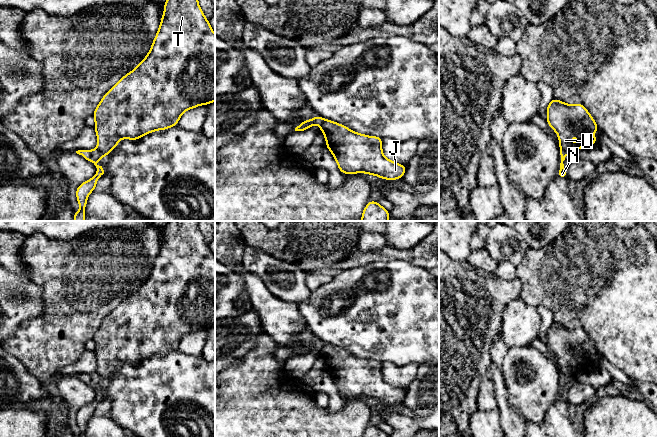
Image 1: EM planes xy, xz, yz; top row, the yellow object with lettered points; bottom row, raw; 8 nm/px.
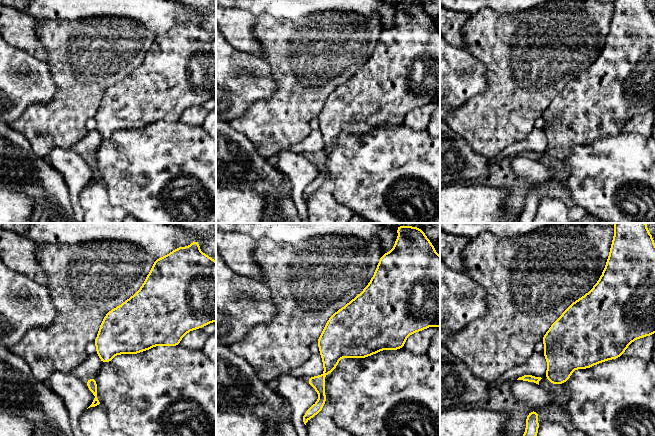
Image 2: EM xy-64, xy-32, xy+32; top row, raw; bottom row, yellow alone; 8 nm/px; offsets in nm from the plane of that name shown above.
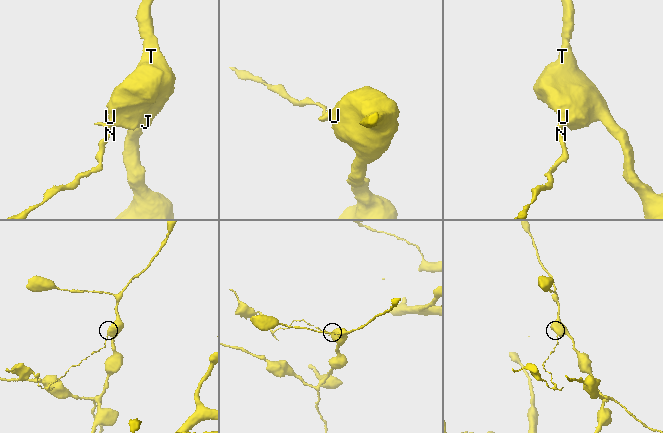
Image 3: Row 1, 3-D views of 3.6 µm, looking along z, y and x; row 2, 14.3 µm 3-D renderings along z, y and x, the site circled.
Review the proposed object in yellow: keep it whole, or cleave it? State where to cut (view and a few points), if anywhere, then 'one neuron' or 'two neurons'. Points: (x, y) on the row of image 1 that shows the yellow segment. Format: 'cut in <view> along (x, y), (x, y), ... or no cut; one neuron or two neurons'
cut in xy along (95, 149), (102, 157); two neurons

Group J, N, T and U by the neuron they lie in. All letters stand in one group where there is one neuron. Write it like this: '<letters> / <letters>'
J T U / N

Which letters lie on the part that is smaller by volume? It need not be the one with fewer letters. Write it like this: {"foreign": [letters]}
{"foreign": ["N"]}

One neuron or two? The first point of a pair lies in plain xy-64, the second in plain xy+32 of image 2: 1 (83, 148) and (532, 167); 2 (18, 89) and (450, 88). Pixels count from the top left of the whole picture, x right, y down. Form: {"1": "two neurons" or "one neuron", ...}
{"1": "two neurons", "2": "one neuron"}

